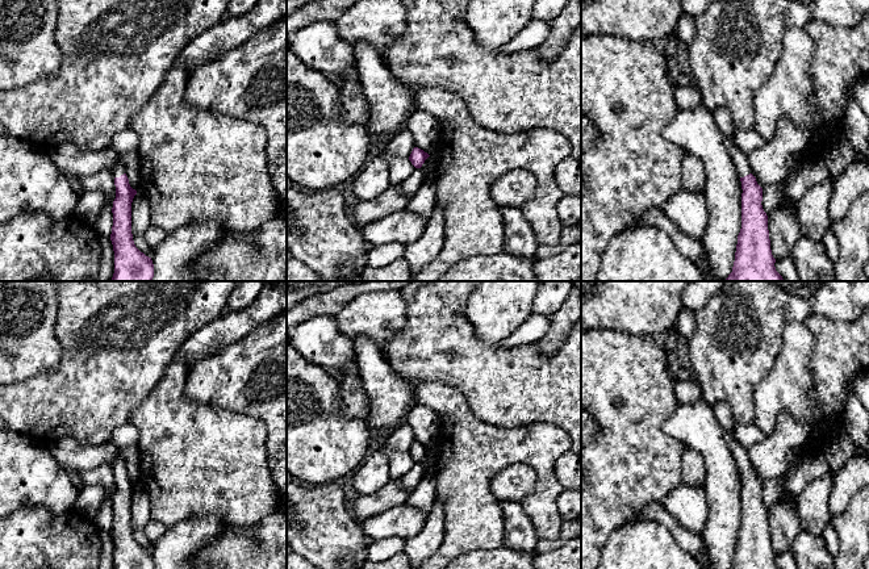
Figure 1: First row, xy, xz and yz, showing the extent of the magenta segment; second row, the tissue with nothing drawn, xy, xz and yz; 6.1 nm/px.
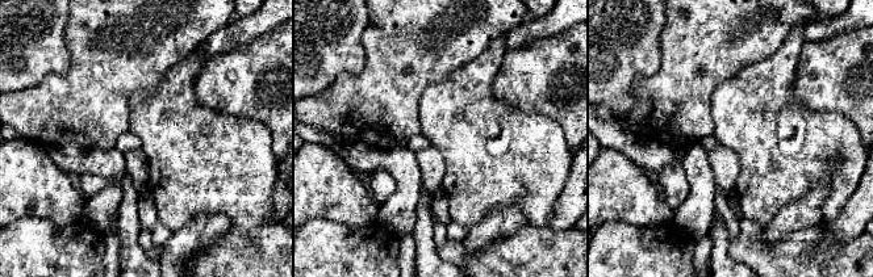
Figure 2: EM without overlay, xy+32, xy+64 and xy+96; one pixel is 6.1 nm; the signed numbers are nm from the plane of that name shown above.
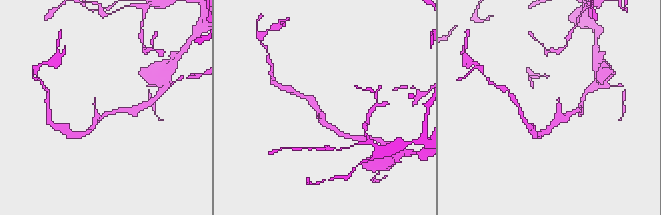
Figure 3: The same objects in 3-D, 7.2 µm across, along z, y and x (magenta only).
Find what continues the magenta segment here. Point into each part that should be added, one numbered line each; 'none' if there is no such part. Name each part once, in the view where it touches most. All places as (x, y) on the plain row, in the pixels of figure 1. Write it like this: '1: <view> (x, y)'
1: yz (722, 411)

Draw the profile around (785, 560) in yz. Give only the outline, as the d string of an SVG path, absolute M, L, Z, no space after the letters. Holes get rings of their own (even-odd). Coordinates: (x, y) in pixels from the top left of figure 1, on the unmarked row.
M791 551L776 555L774 561L780 569L798 569L797 562L791 555Z

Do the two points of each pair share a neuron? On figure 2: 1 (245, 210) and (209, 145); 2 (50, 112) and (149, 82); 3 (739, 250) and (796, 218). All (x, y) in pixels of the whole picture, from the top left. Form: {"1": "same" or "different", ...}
{"1": "same", "2": "same", "3": "different"}

